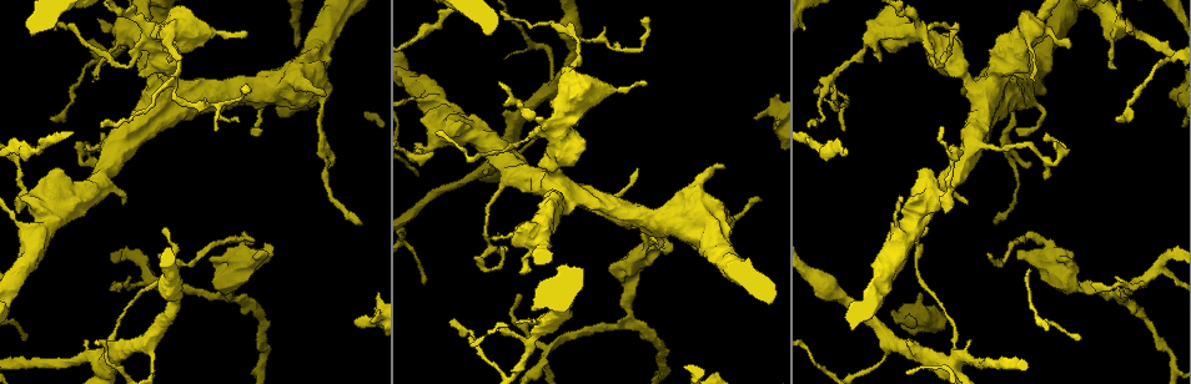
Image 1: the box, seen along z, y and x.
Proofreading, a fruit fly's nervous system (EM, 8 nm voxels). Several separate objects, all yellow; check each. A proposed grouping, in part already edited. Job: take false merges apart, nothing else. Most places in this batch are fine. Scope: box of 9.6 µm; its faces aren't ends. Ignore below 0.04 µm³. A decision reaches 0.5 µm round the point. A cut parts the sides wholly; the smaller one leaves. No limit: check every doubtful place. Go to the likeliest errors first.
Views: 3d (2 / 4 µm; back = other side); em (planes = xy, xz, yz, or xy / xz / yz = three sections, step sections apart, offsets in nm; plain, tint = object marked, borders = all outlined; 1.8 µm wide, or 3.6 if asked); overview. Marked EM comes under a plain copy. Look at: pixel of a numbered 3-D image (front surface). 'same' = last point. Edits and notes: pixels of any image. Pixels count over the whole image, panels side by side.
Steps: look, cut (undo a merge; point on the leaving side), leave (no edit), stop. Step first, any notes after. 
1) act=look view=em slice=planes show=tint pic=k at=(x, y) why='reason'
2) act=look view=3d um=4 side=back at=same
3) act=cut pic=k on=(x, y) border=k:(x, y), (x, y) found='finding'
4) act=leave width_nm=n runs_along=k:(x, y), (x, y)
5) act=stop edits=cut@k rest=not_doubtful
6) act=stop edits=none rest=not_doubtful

act=look view=3d um=2 pic=1 at=(233, 293)

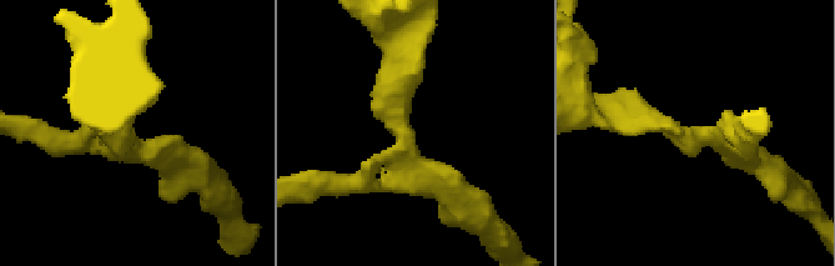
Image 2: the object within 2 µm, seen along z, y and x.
act=look view=em slice=xy step=8 show=tint pic=2 at=(707, 137) arms=3 why='shape alone is not enough'

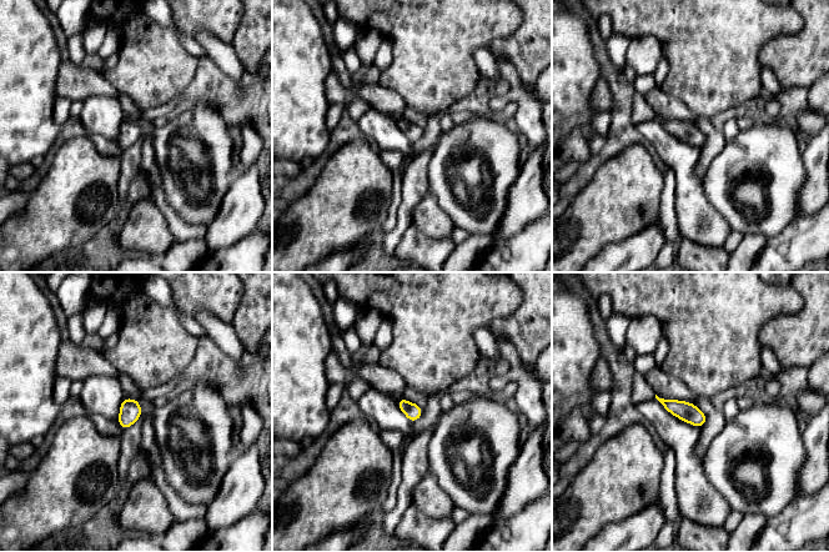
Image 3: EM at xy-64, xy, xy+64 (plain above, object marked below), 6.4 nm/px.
act=look view=em slice=planes show=tint at=same

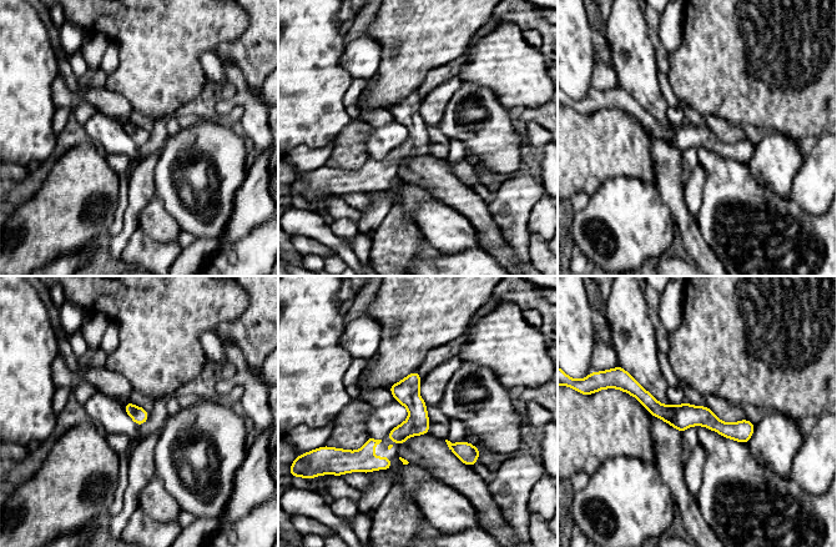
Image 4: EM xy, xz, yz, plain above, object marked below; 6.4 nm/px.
act=leave runs_along=4:(629, 387), (666, 413), (750, 430) found='continuous, no second neuron'

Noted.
act=look view=em slice=planes show=tint pic=1 at=(241, 260) why='thick turns thin'

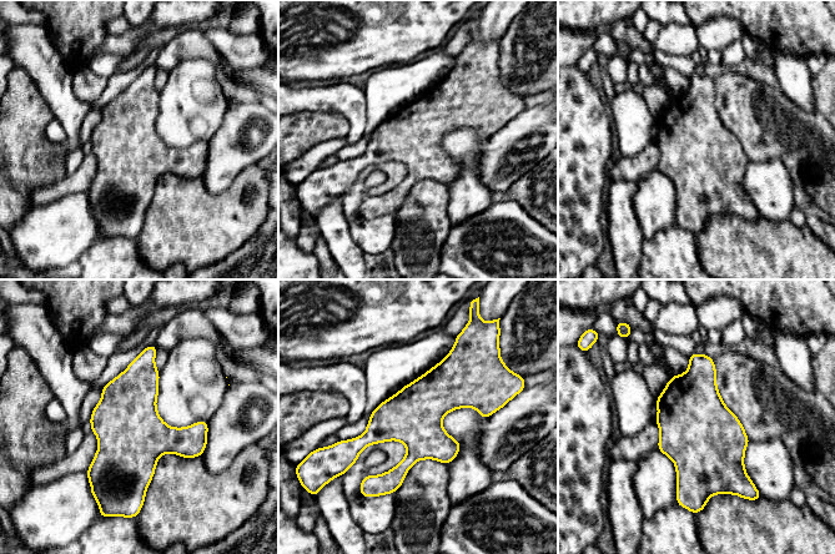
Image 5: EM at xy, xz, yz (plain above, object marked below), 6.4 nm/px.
act=leave runs_along=5:(492, 406), (428, 398), (348, 446) found='all the same neuron'

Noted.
act=look view=em slice=planes show=tint pic=1 at=(555, 318) why='small branch off a trunk'

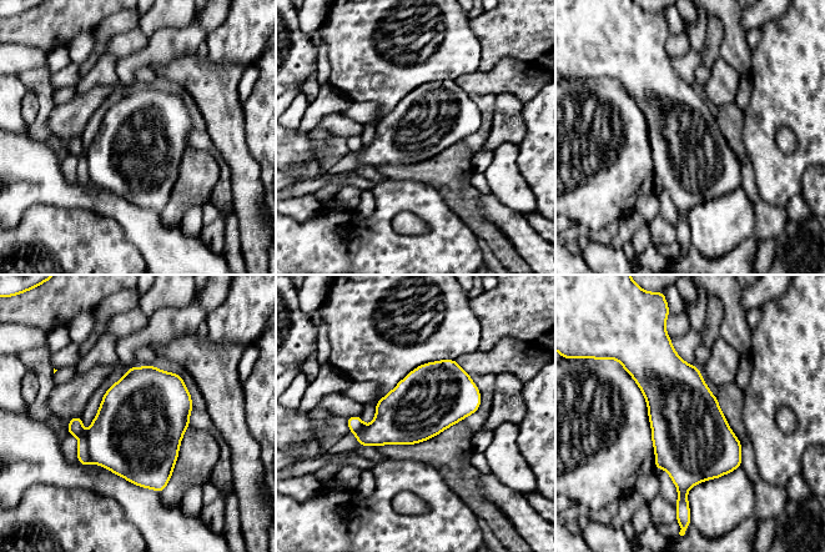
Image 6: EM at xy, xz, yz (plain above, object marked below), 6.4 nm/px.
act=cut pic=6 on=(124, 437) border=6:(85, 437), (89, 456), (94, 461) found='two neurons meet here'

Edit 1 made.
act=stop edits=cut@6 rest=not_doubtful

